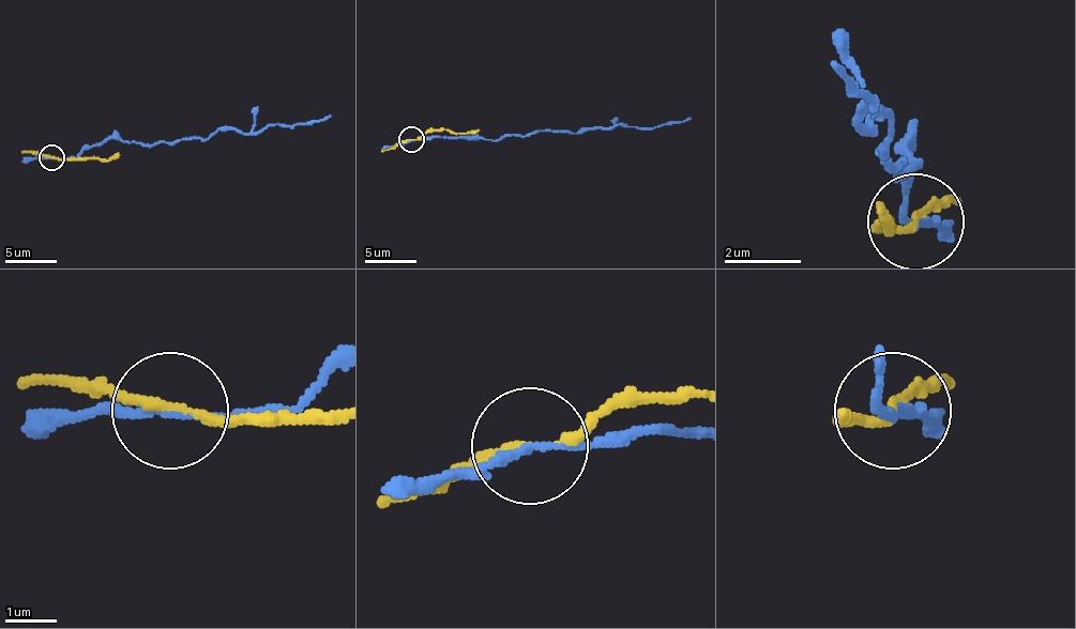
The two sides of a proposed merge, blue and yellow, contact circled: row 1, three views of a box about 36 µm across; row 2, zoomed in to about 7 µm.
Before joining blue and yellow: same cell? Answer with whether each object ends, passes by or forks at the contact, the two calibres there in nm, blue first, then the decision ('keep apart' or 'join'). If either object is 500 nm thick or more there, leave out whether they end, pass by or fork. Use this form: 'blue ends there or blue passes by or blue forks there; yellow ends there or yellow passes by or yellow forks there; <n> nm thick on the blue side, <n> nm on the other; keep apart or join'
blue passes by; yellow passes by; 150 nm thick on the blue side, 150 nm on the other; keep apart

